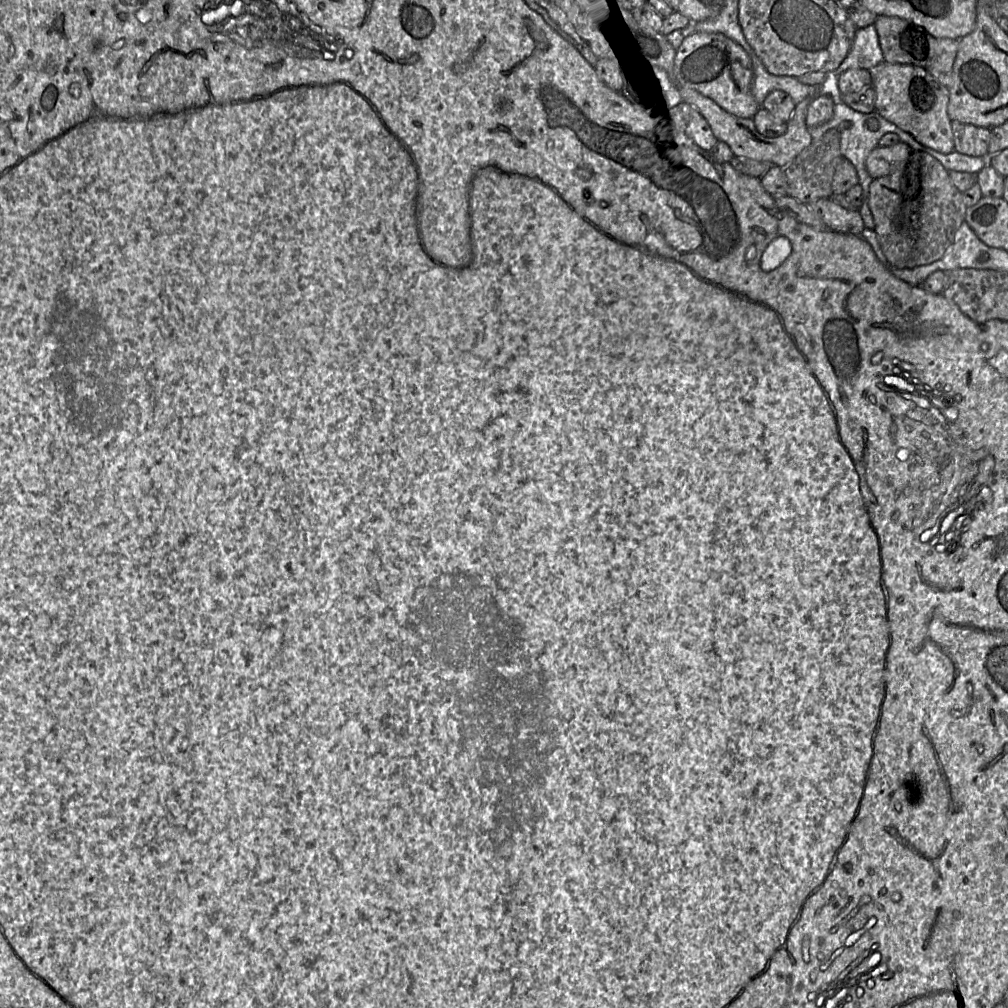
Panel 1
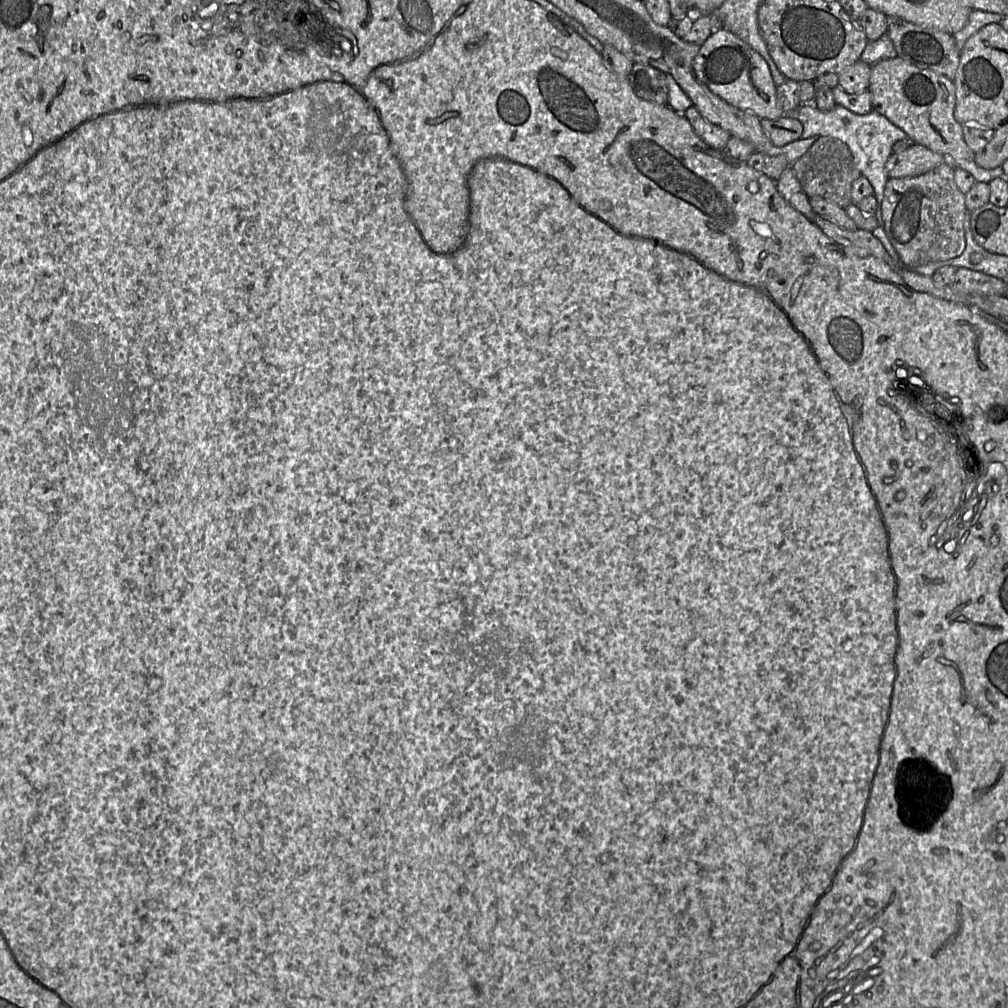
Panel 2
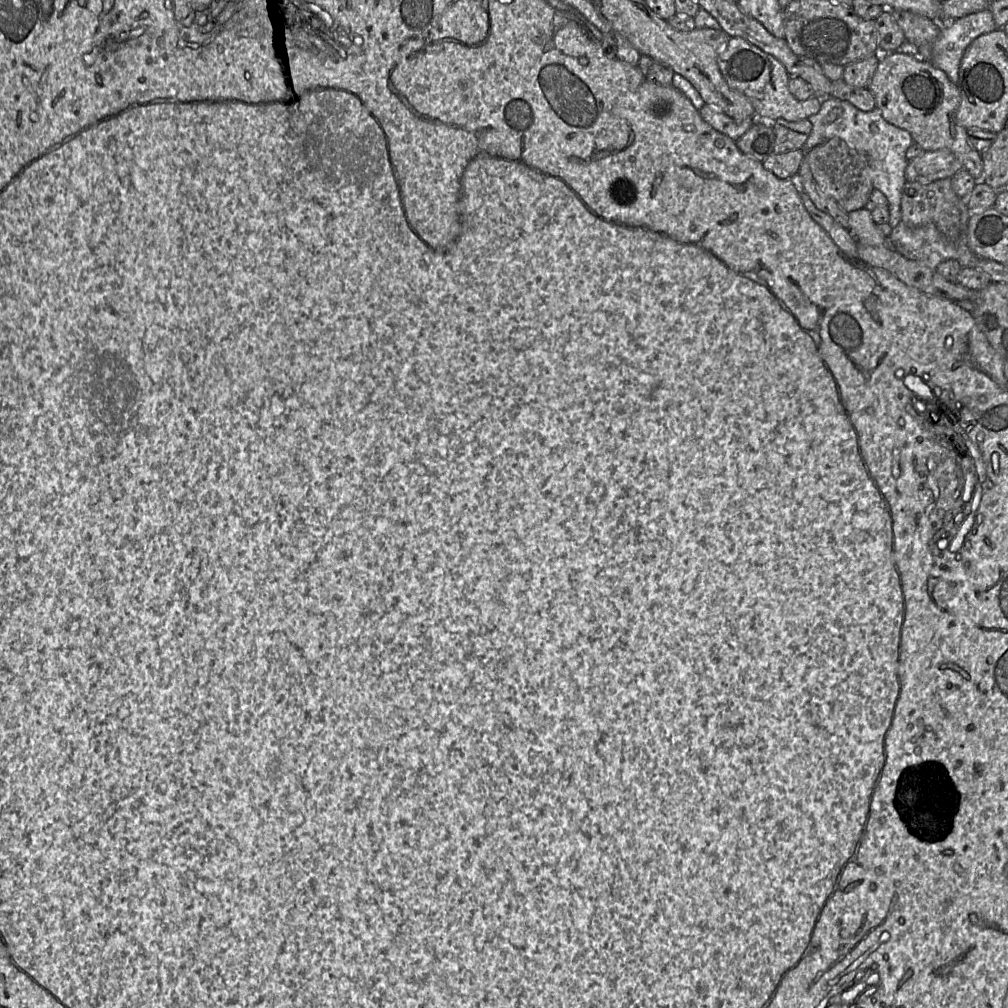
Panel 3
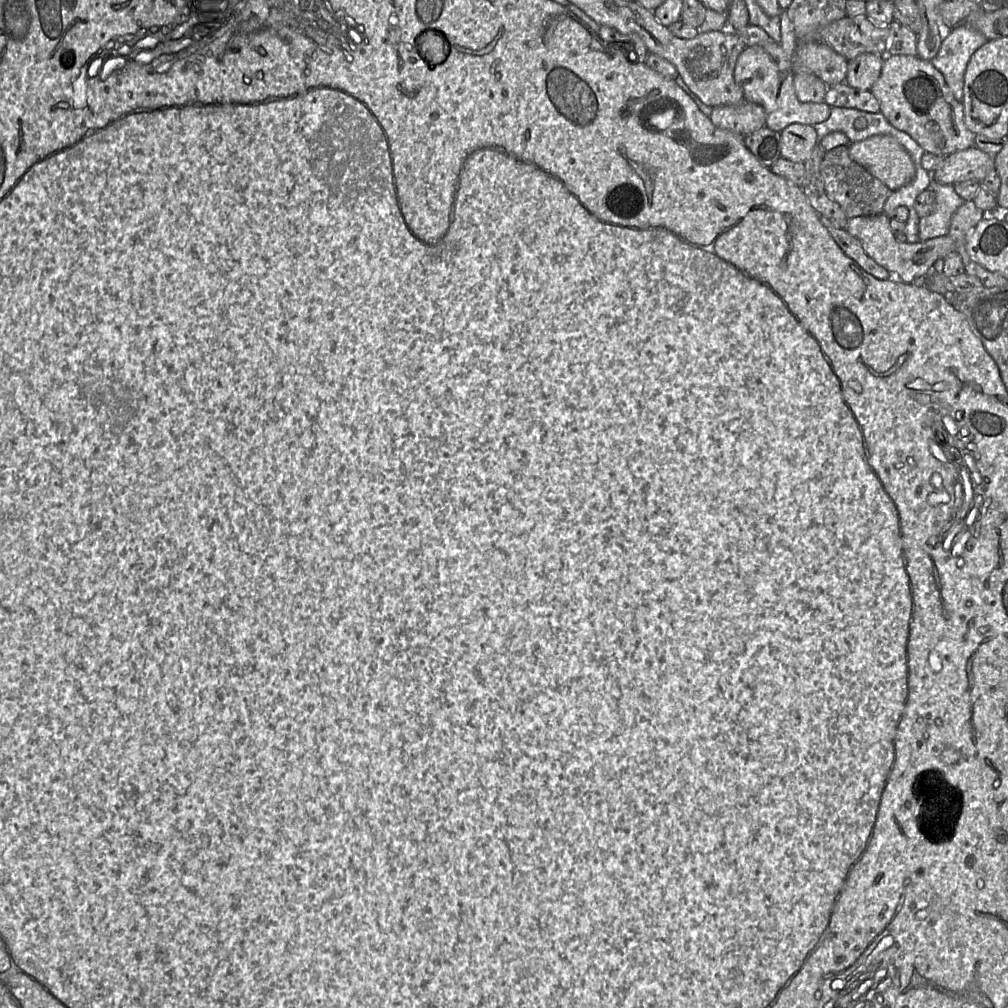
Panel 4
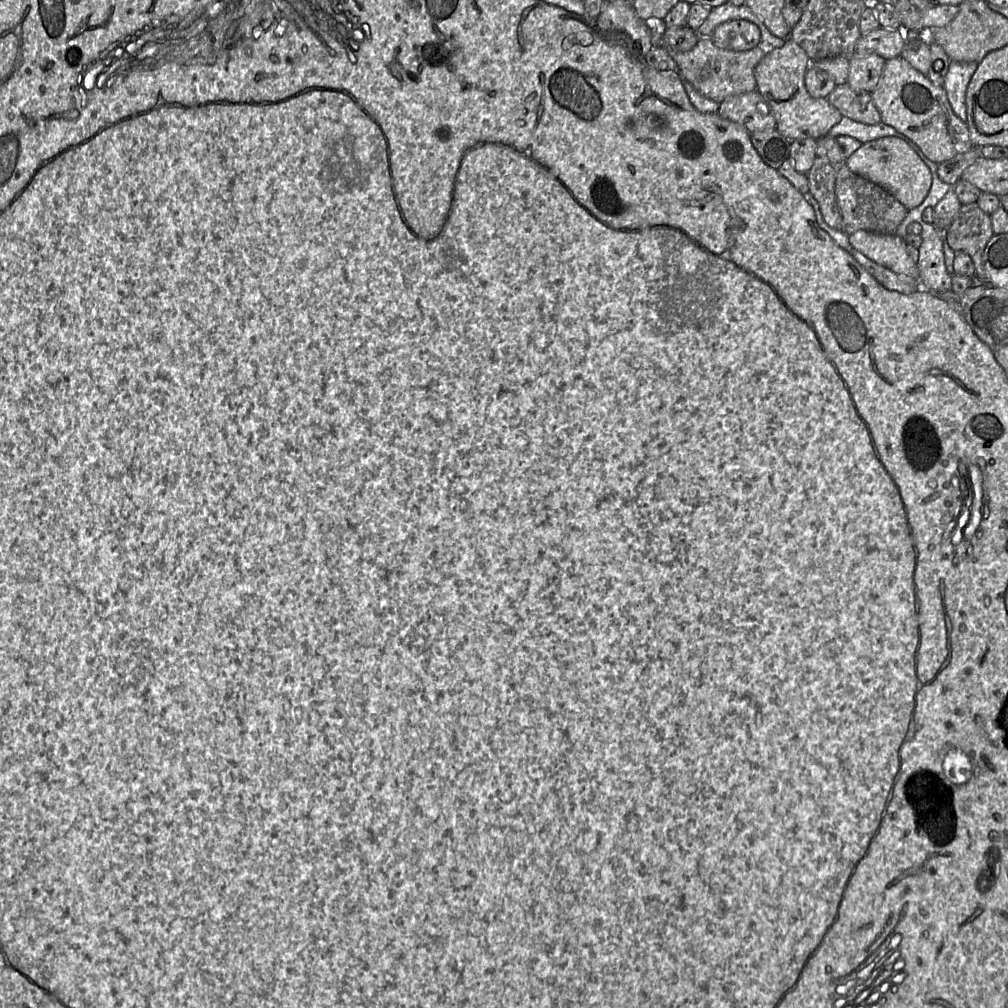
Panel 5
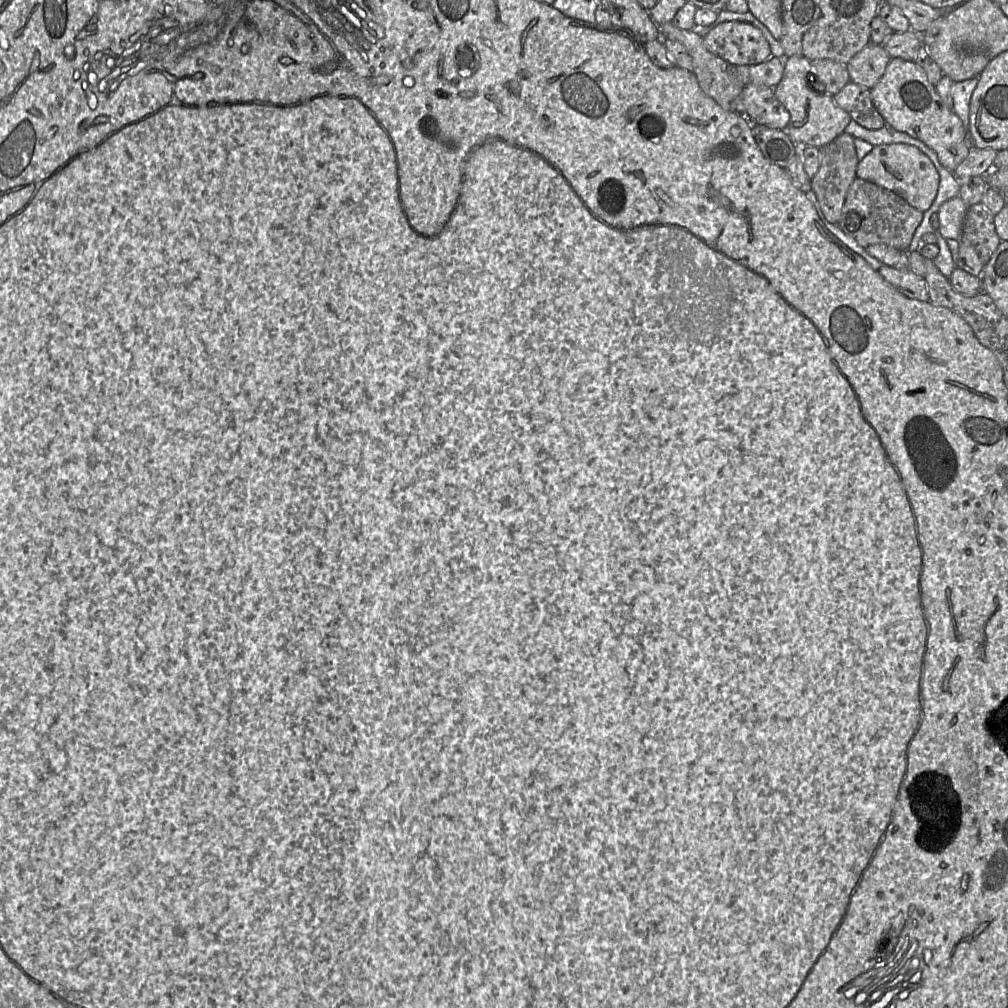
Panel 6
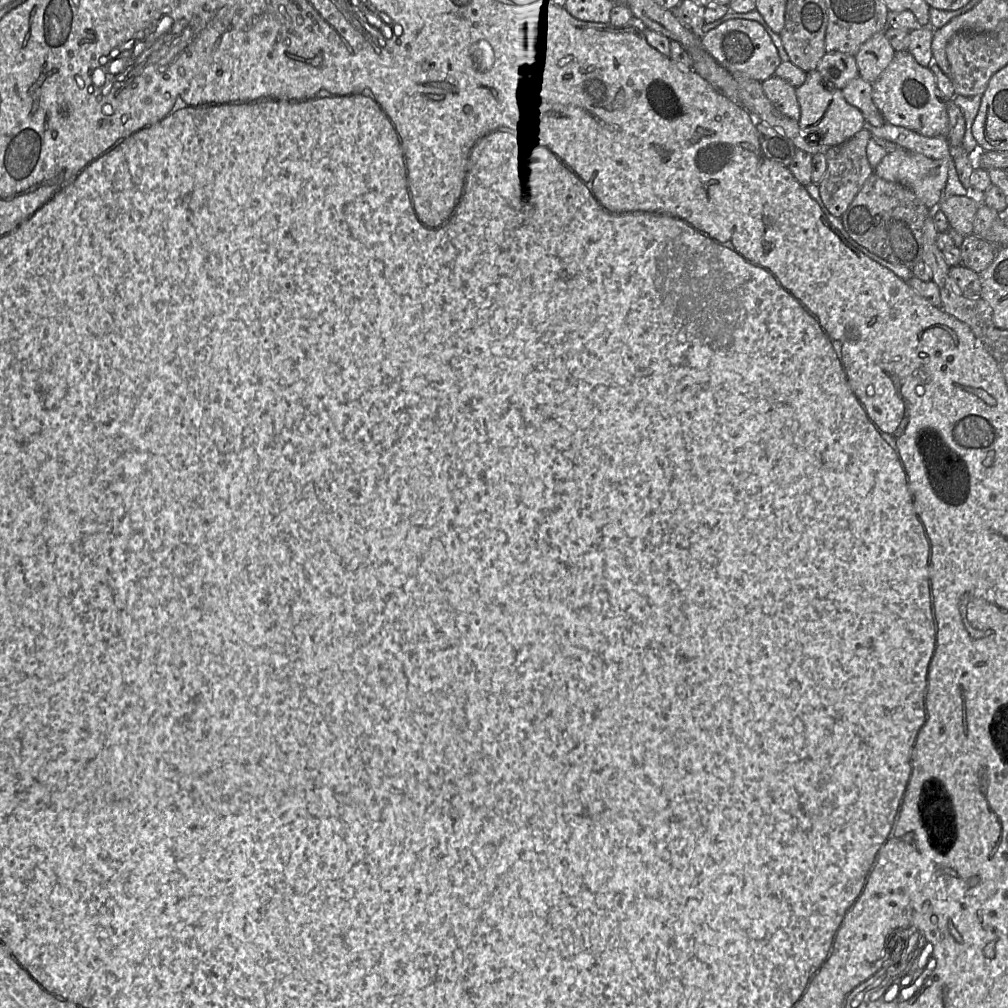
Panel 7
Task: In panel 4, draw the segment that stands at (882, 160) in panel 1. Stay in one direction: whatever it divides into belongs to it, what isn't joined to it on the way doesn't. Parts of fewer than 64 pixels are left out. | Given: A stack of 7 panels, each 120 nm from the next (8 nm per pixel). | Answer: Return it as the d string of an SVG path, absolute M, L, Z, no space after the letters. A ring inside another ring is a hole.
M972 146L946 156L942 166L932 173L932 179L939 184L948 185L966 180L981 183L992 169L994 156Z

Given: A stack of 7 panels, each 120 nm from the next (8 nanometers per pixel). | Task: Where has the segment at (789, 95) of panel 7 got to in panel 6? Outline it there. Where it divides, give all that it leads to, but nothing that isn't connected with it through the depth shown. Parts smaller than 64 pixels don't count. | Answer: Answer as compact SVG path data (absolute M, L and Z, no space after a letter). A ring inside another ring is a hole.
M748 84L741 93L744 116L753 125L785 129L790 120L787 109L777 99L774 88Z

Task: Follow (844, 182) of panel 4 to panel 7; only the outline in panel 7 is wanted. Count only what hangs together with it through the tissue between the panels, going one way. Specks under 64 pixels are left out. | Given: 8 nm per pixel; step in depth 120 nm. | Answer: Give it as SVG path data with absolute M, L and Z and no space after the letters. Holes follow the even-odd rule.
M872 174L842 215L841 221L856 243L894 265L911 270L923 261L923 226L930 214L912 190Z

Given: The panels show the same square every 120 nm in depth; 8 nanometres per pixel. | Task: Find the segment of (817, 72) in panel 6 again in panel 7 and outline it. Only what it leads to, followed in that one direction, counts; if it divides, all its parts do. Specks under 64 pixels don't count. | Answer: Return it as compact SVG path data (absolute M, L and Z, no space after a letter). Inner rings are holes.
M834 51L827 52L819 61L816 70L831 89L842 90L851 80L858 77L855 56Z

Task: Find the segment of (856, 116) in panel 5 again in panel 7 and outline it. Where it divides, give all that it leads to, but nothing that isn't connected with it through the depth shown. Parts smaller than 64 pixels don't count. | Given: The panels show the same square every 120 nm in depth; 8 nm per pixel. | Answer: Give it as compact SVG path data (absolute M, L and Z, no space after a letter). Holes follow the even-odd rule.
M856 77L841 92L850 105L861 111L867 125L880 127L886 123L886 120L873 102L871 83Z

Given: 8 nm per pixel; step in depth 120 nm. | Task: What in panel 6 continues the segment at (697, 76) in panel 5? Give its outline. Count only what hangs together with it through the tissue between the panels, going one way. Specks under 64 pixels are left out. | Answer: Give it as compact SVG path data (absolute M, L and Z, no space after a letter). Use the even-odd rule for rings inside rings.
M771 56L767 61L759 64L740 65L735 68L744 85L765 85L774 88L783 77L784 61Z

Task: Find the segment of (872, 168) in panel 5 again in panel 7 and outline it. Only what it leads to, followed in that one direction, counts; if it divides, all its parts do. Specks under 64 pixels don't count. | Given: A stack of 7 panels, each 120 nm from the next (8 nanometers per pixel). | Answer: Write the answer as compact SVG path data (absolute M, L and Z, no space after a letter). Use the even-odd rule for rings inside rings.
M899 148L888 152L874 168L873 174L909 188L929 210L934 211L941 202L941 194L946 186L948 163L946 160L932 159L917 152Z

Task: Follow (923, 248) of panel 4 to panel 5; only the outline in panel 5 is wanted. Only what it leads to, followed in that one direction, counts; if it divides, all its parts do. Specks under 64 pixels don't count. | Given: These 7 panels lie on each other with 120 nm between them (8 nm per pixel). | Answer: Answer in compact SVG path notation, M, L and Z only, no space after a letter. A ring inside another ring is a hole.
M858 230L849 235L851 245L867 258L902 277L918 280L919 270L898 234L877 234Z

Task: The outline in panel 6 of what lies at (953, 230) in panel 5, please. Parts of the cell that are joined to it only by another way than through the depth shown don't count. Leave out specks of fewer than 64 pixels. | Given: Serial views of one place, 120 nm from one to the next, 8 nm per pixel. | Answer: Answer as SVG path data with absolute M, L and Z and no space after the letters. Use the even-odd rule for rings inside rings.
M983 204L968 207L959 242L970 244L986 264L1001 242L992 215Z

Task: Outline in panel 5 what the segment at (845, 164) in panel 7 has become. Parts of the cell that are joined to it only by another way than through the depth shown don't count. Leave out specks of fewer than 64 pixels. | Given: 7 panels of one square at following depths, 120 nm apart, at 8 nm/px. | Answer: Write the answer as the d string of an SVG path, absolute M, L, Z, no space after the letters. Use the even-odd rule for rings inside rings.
M824 136L817 140L814 162L806 175L809 192L817 200L825 222L838 230L842 229L842 216L836 199L835 181L846 159L836 138Z

